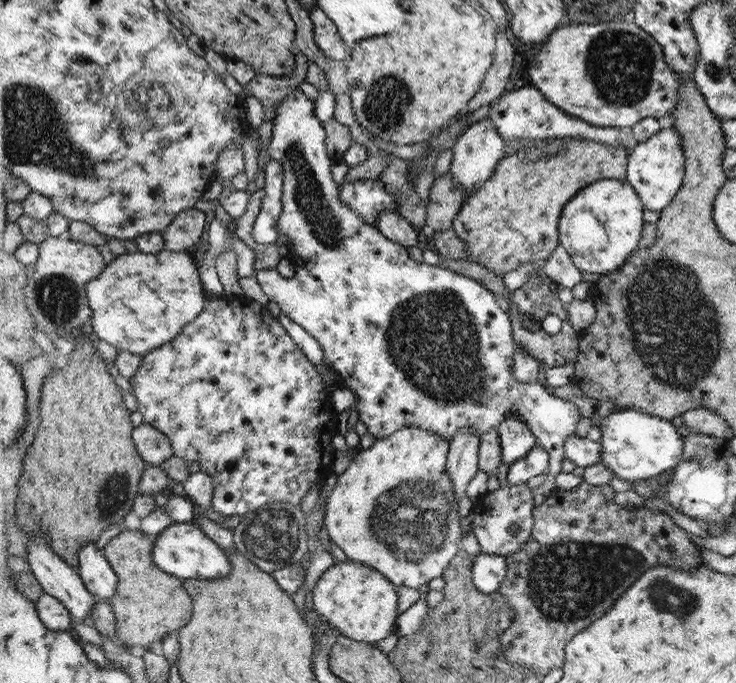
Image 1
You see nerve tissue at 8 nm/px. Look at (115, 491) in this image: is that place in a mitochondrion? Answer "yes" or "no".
yes

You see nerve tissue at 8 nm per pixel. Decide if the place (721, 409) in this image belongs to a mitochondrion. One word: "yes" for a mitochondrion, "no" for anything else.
no

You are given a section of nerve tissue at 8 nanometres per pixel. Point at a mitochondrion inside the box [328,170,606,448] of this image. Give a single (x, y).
(433, 339)

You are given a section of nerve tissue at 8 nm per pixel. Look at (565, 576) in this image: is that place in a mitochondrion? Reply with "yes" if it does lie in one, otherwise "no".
yes

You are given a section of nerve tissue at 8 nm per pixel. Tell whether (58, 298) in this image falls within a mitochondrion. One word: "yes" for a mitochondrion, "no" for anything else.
yes

